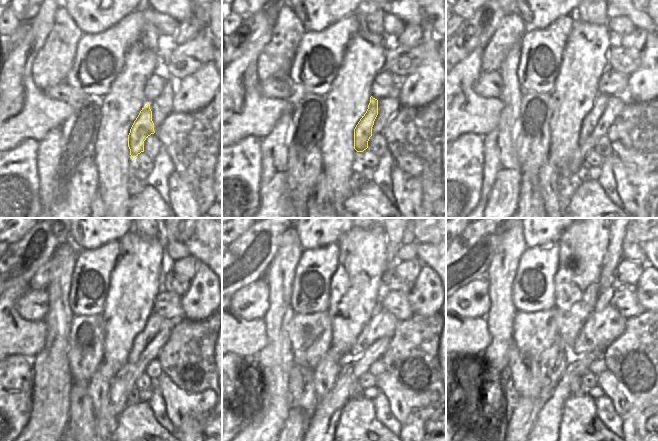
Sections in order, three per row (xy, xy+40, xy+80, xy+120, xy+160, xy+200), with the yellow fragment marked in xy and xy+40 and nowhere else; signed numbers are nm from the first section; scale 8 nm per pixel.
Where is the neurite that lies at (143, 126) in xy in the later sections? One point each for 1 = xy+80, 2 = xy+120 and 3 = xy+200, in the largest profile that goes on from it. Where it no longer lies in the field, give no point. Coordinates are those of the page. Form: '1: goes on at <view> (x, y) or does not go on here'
1: goes on at xy+80 (591, 119)
2: goes on at xy+120 (155, 323)
3: goes on at xy+200 (602, 327)

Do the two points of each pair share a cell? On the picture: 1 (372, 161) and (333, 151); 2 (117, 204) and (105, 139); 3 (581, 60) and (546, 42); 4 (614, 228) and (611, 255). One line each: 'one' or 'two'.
1: two
2: one
3: two
4: one

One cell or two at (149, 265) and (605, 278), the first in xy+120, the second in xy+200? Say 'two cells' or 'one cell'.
two cells

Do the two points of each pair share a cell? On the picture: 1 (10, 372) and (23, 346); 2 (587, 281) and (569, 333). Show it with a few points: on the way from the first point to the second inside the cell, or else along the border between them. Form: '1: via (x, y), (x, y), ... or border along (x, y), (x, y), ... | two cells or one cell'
1: border along (10, 355), (22, 355), (28, 359) | two cells
2: via (584, 294), (583, 300), (573, 310), (571, 320) | one cell

